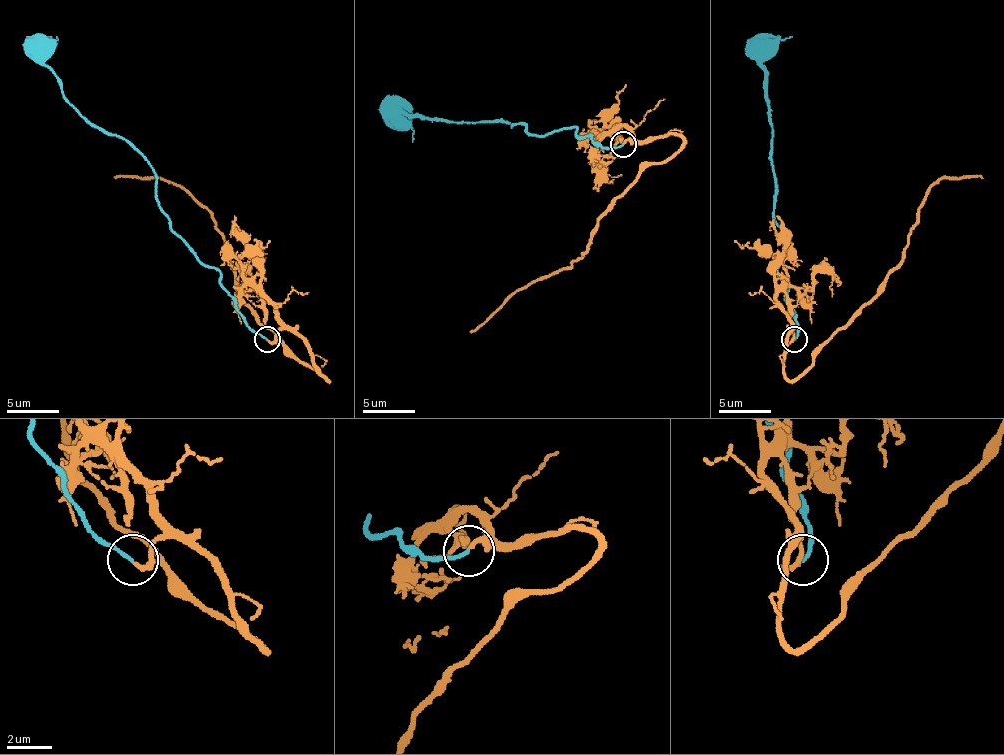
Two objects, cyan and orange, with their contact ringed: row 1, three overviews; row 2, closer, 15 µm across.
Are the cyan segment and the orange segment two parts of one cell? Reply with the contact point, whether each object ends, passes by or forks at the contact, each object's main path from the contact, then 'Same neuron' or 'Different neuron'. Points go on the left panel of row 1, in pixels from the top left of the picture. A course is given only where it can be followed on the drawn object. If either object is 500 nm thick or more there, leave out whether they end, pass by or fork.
Place: (267, 339). At the ring cyan ends. At the ring orange ends. Course of cyan: (267, 340), (244, 319), (218, 272), (171, 228), (151, 163), (67, 101), (44, 62), (57, 36). Course of orange: (267, 340), (291, 329), (327, 379), (267, 329), (239, 293), (213, 215), (161, 179), (114, 179). Same neuron

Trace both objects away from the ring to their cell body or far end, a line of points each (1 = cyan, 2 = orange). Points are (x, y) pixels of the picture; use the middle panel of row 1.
1: (623, 144), (600, 146), (574, 128), (543, 136), (514, 123), (447, 123), (400, 112), (413, 128), (413, 141)
2: (623, 144), (668, 133), (683, 141), (623, 190), (579, 258), (517, 289), (470, 333)

